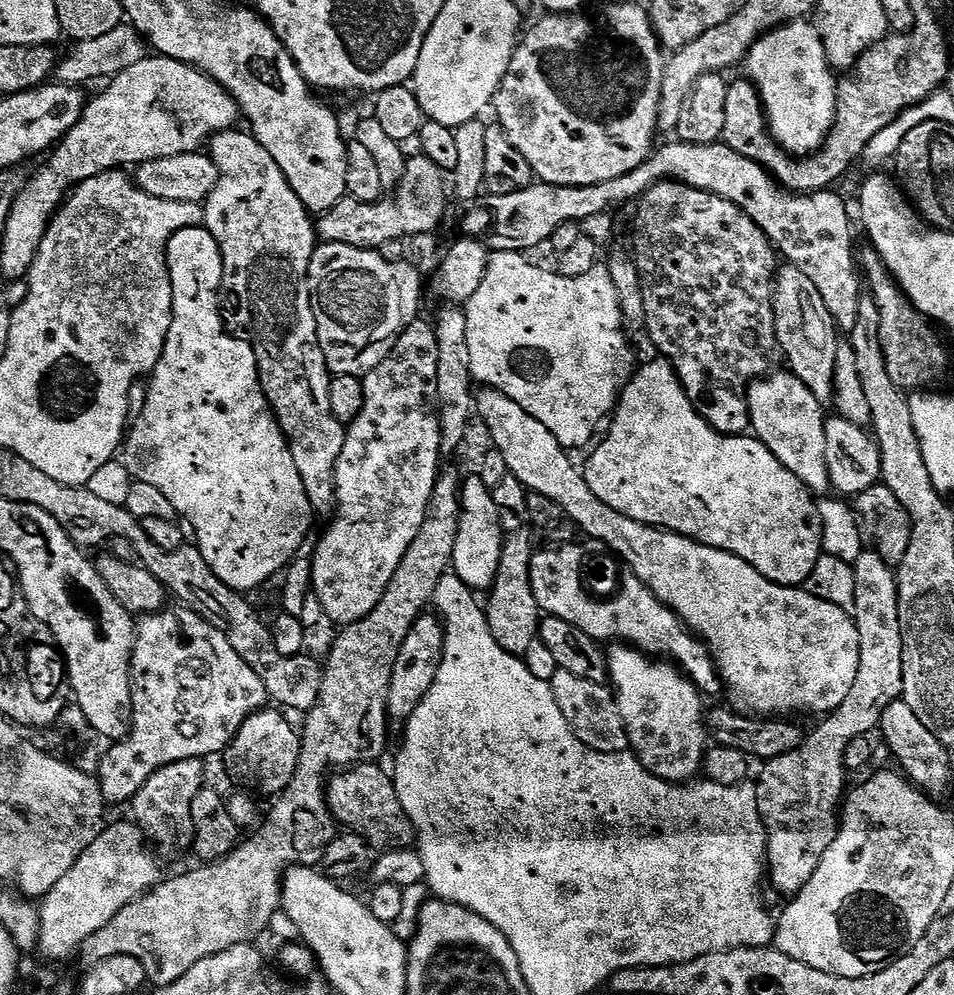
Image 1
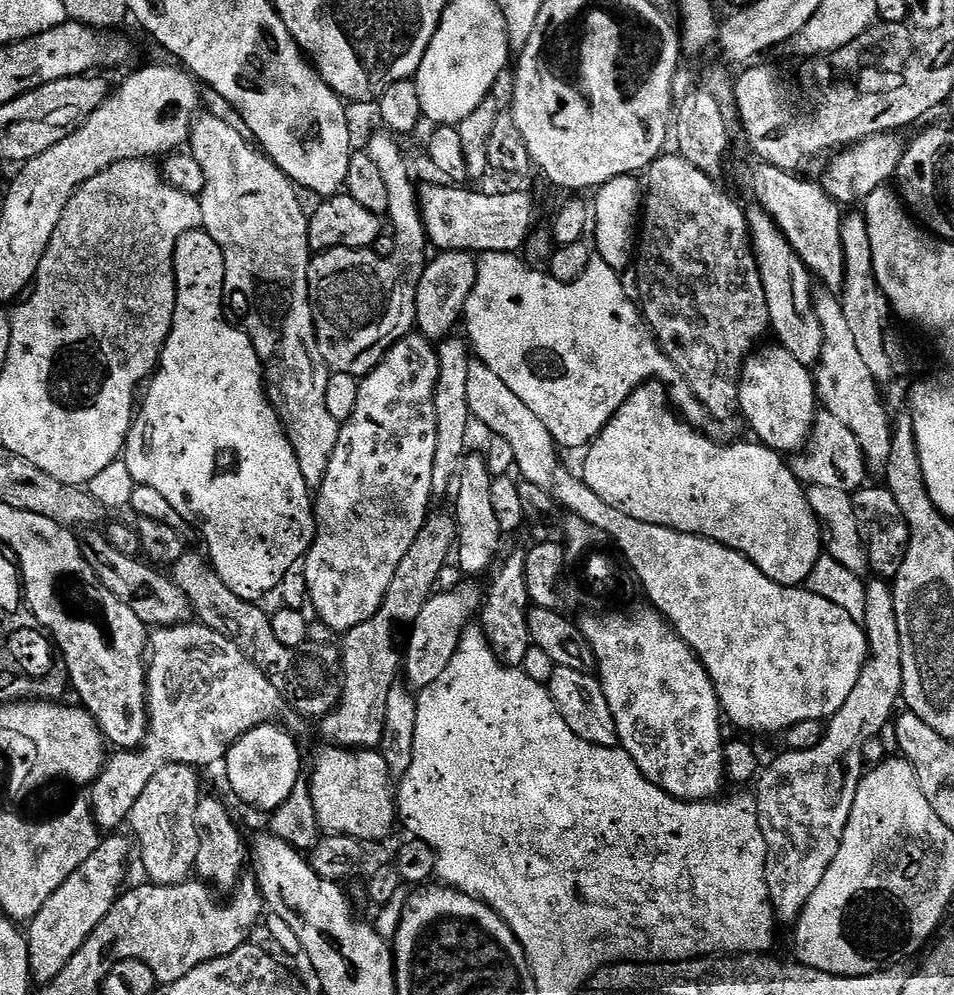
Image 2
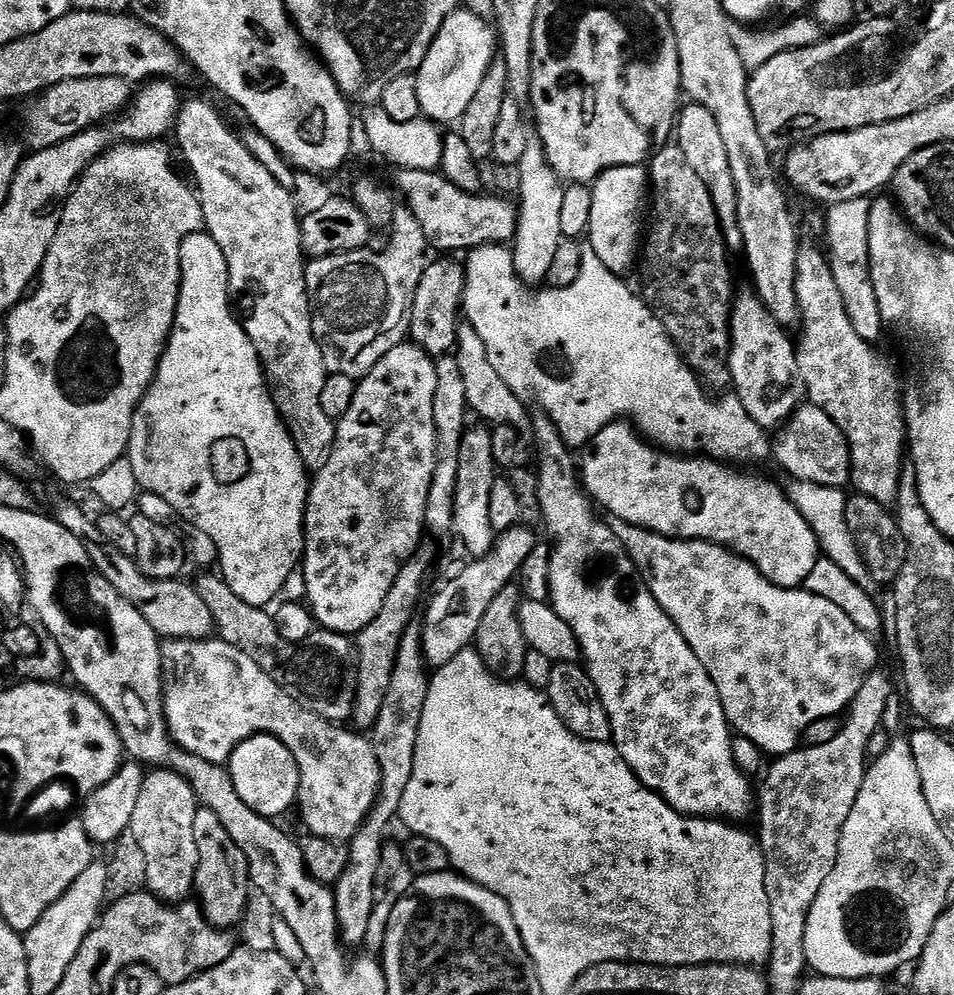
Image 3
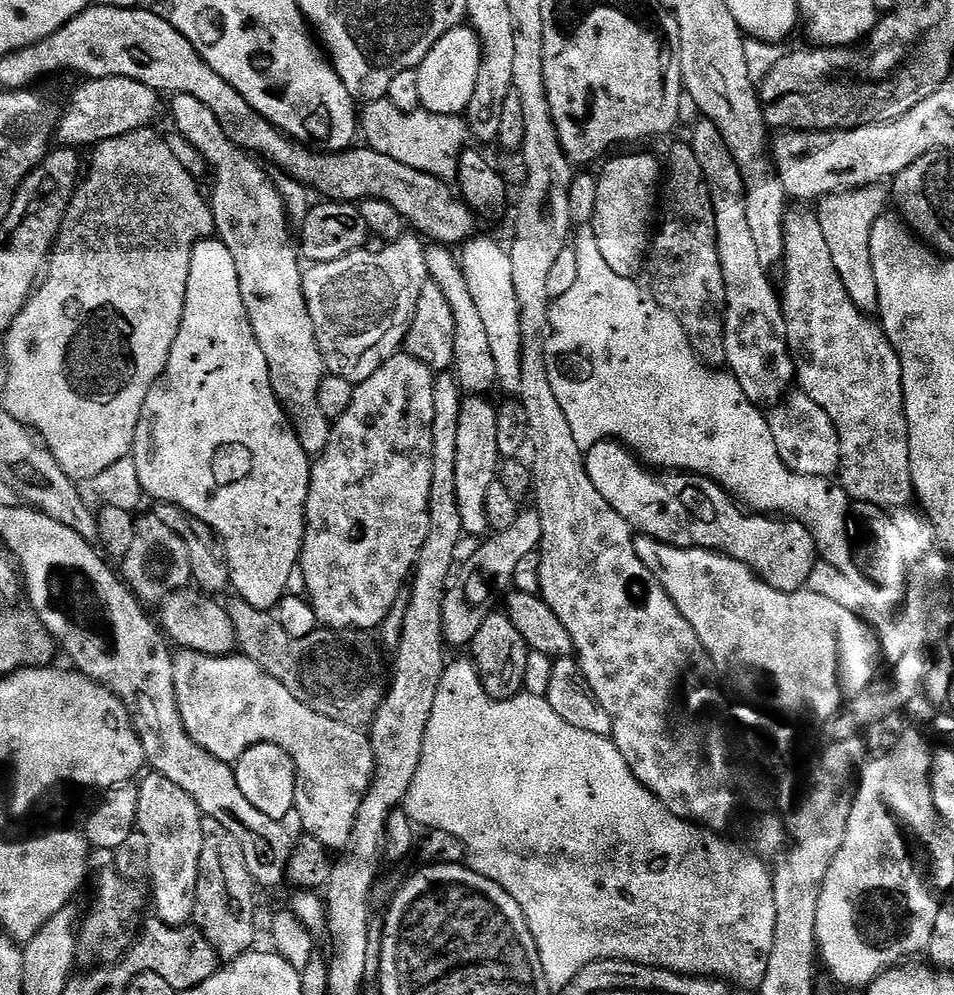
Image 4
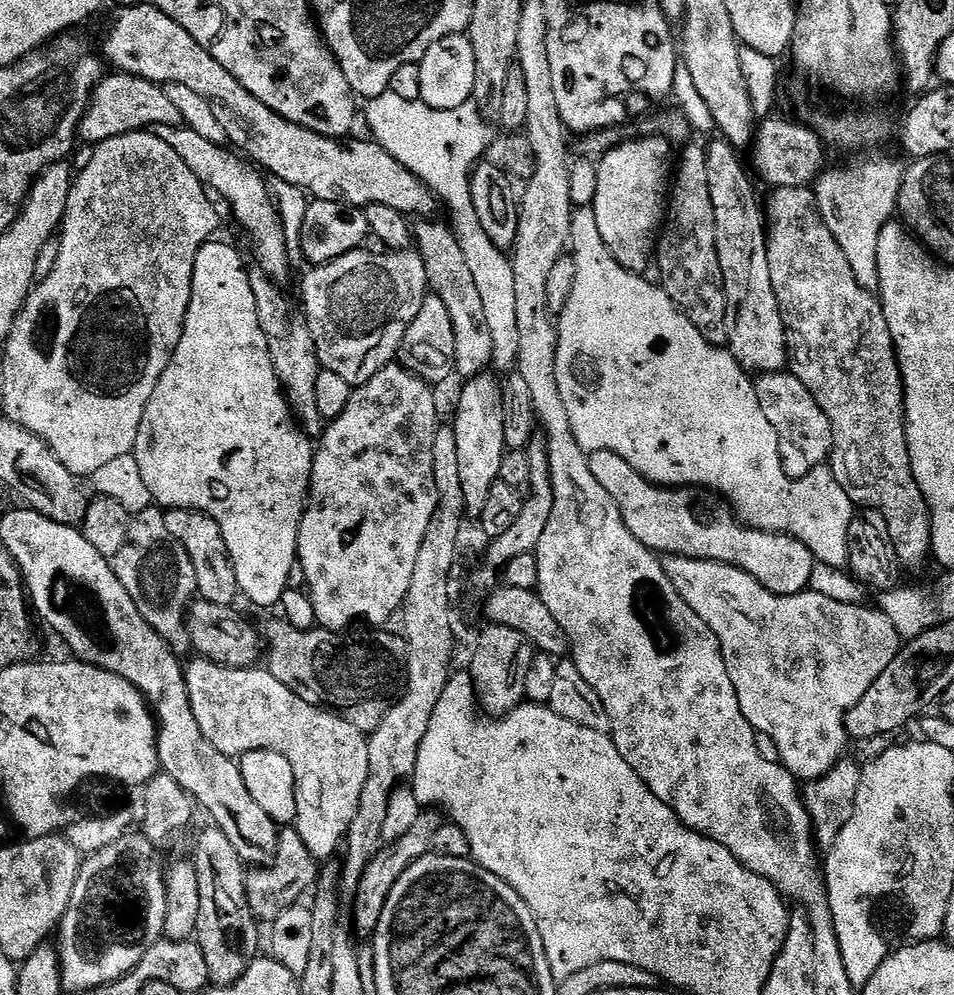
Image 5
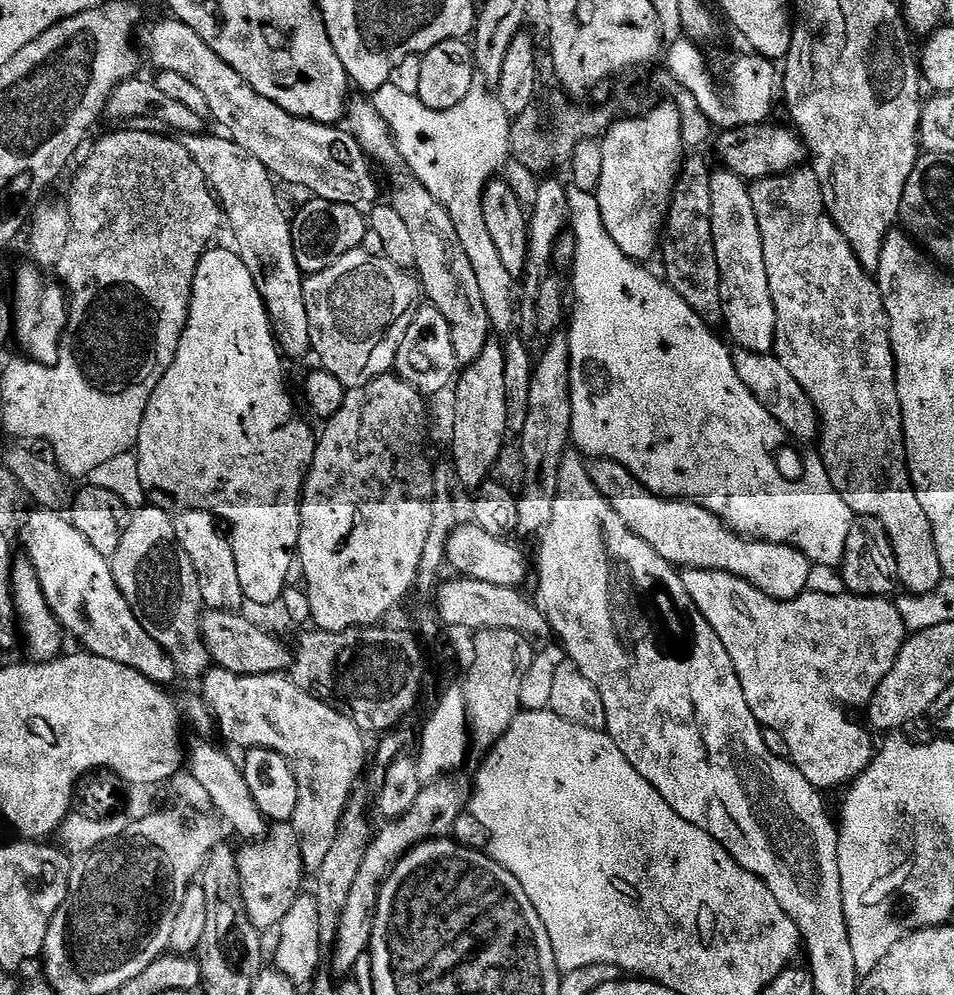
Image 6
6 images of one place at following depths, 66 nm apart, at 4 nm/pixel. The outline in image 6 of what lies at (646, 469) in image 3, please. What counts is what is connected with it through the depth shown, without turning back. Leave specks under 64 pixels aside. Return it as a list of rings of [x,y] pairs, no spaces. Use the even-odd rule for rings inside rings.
[[[597,459],[591,465],[590,475],[594,486],[614,506],[618,518],[646,546],[650,546],[666,562],[677,569],[697,568],[729,572],[762,590],[775,600],[793,600],[808,591],[812,561],[794,546],[772,544],[768,540],[749,540],[733,532],[723,520],[693,500],[673,500],[667,496],[655,496],[642,486],[622,465],[613,460]]]

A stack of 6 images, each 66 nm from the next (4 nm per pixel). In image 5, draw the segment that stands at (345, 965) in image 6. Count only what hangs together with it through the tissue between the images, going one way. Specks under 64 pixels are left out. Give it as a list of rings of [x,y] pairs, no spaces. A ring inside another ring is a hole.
[[[436,810],[421,811],[417,822],[402,838],[398,838],[393,844],[384,844],[376,857],[368,863],[358,882],[358,890],[350,898],[352,904],[350,924],[357,937],[371,938],[376,935],[378,922],[382,922],[382,910],[386,910],[386,898],[390,898],[390,890],[394,890],[394,882],[398,882],[398,878],[402,878],[402,874],[406,874],[406,870],[410,870],[410,866],[418,862],[418,858],[433,851],[434,834],[438,834],[442,823],[442,816],[439,815],[441,816],[441,813]]]

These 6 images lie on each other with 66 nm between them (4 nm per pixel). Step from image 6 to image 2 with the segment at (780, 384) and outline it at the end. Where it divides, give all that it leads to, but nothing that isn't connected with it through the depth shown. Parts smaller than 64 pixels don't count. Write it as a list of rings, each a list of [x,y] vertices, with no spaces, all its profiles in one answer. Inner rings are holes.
[[[820,410],[814,419],[809,431],[807,443],[799,454],[793,455],[790,460],[792,473],[800,479],[800,483],[813,488],[838,490],[849,494],[865,487],[864,474],[869,473],[869,467],[864,462],[862,448],[854,434],[834,418],[834,414]]]

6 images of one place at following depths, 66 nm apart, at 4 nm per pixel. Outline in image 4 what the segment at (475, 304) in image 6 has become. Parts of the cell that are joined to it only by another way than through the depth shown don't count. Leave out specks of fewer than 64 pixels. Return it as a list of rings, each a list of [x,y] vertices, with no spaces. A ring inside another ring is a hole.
[[[448,246],[425,247],[426,270],[428,279],[446,294],[446,302],[450,302],[450,310],[454,310],[454,375],[461,389],[468,394],[488,394],[497,387],[494,354],[490,354],[490,338],[486,334],[486,326],[478,314],[478,306],[470,295],[470,286],[466,286],[464,269],[460,266],[457,253]]]

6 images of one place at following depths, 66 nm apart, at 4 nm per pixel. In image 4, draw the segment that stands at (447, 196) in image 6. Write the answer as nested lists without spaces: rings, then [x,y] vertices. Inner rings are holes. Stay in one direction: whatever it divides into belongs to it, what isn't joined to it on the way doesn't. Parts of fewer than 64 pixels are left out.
[[[387,98],[369,101],[363,107],[360,132],[366,138],[367,147],[445,182],[455,179],[460,155],[468,140],[467,121],[463,117],[436,115],[423,110],[402,112]],[[472,237],[464,241],[458,252],[461,268],[464,269],[466,286],[470,286],[470,295],[478,306],[478,314],[486,326],[490,338],[490,354],[494,354],[494,366],[499,387],[520,387],[521,370],[521,310],[514,289],[514,278],[510,274],[510,254],[490,238]]]

